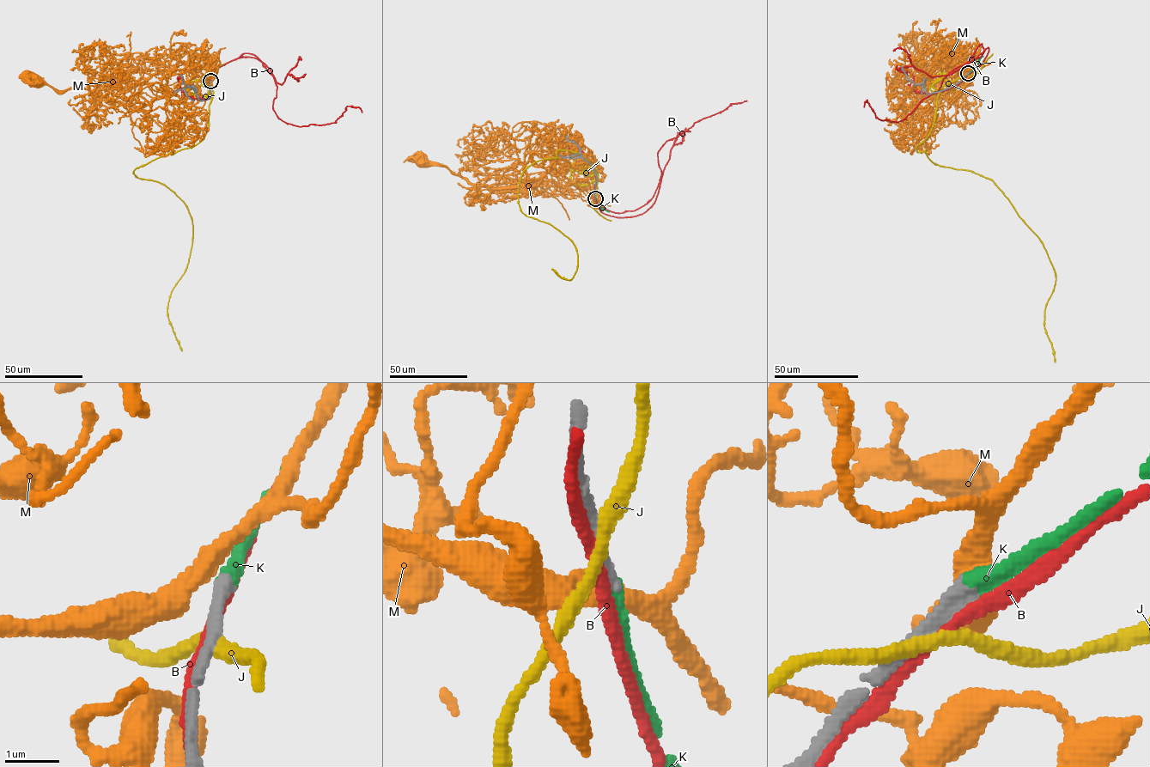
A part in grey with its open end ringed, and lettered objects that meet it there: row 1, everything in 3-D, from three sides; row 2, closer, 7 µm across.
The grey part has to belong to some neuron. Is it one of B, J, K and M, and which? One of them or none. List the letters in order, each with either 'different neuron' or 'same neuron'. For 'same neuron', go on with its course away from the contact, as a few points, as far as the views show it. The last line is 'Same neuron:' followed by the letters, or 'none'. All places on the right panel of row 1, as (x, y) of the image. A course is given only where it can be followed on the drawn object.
B: different neuron
J: different neuron
K: same neuron | via (968, 73), (982, 56)
M: different neuron
Same neuron: K

